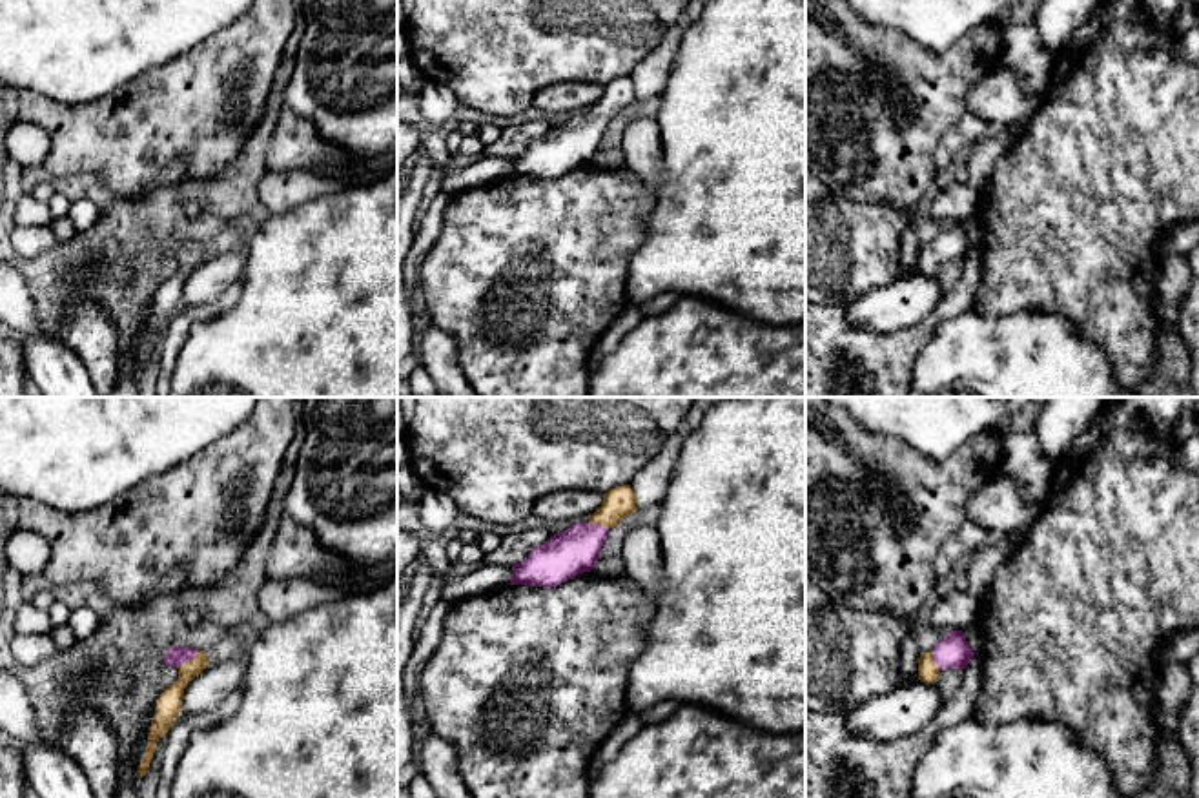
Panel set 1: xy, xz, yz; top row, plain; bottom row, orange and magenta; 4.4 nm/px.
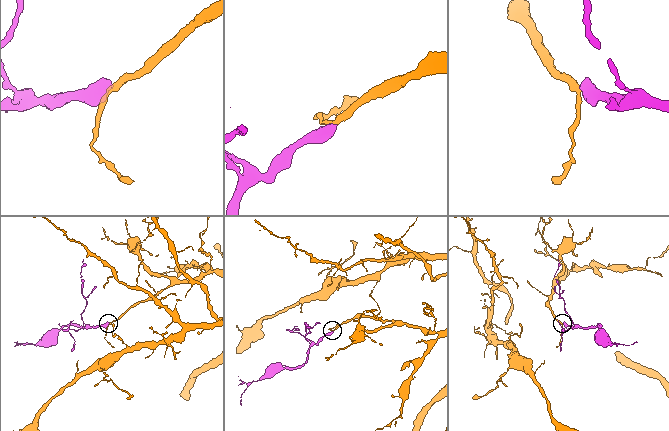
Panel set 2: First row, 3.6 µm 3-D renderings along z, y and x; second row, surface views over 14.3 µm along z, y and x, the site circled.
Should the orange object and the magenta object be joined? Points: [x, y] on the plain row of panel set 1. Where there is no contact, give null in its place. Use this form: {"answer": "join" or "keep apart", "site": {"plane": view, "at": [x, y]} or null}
{"answer": "join", "site": {"plane": "xy", "at": [188, 254]}}

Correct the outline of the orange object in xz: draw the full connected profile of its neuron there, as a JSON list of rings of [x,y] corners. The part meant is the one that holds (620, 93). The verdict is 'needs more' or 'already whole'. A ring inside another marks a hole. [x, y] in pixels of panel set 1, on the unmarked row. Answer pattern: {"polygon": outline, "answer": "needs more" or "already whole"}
{"polygon": [[[630,77],[605,84],[601,98],[589,107],[587,115],[576,115],[565,124],[550,128],[548,133],[532,140],[521,155],[512,157],[508,177],[552,180],[590,164],[601,149],[607,124],[636,102]]], "answer": "needs more"}

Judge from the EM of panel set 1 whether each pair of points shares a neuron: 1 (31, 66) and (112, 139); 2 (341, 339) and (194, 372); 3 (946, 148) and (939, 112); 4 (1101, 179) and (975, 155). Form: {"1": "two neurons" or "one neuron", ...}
{"1": "two neurons", "2": "one neuron", "3": "two neurons", "4": "two neurons"}

